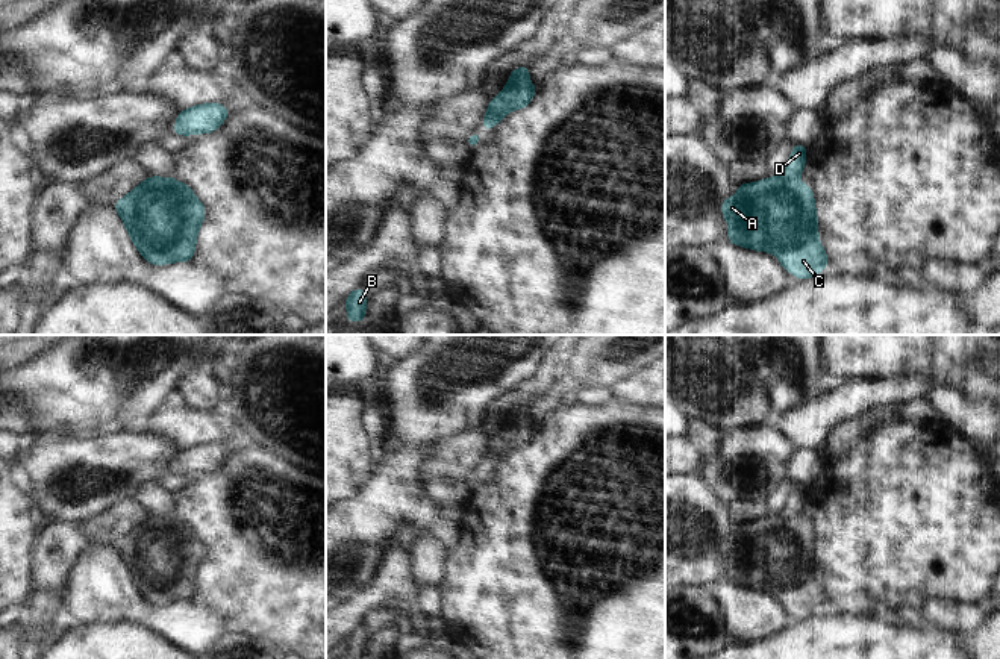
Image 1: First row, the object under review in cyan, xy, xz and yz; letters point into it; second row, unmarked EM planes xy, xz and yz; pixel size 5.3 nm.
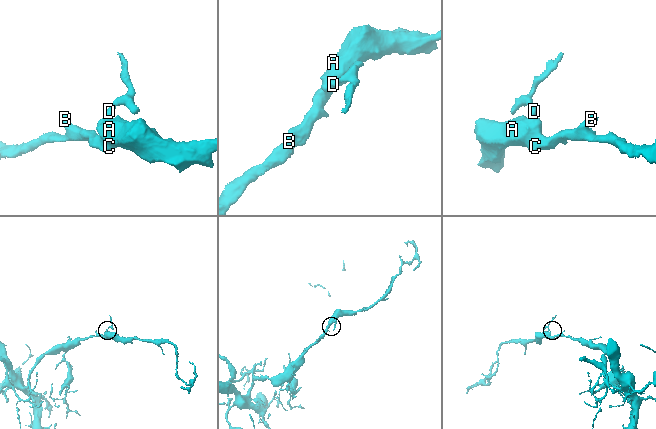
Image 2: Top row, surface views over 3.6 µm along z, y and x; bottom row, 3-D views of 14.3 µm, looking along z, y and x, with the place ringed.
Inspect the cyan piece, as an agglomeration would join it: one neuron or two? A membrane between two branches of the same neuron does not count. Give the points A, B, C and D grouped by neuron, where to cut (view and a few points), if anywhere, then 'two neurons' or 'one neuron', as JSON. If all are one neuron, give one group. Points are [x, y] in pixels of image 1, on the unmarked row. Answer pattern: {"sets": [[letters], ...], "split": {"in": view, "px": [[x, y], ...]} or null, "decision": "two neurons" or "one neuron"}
{"sets": [["A", "B", "C"], ["D"]], "split": {"in": "yz", "px": [[781, 515], [796, 521]]}, "decision": "two neurons"}

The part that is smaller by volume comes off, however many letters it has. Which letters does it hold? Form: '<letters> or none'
D

